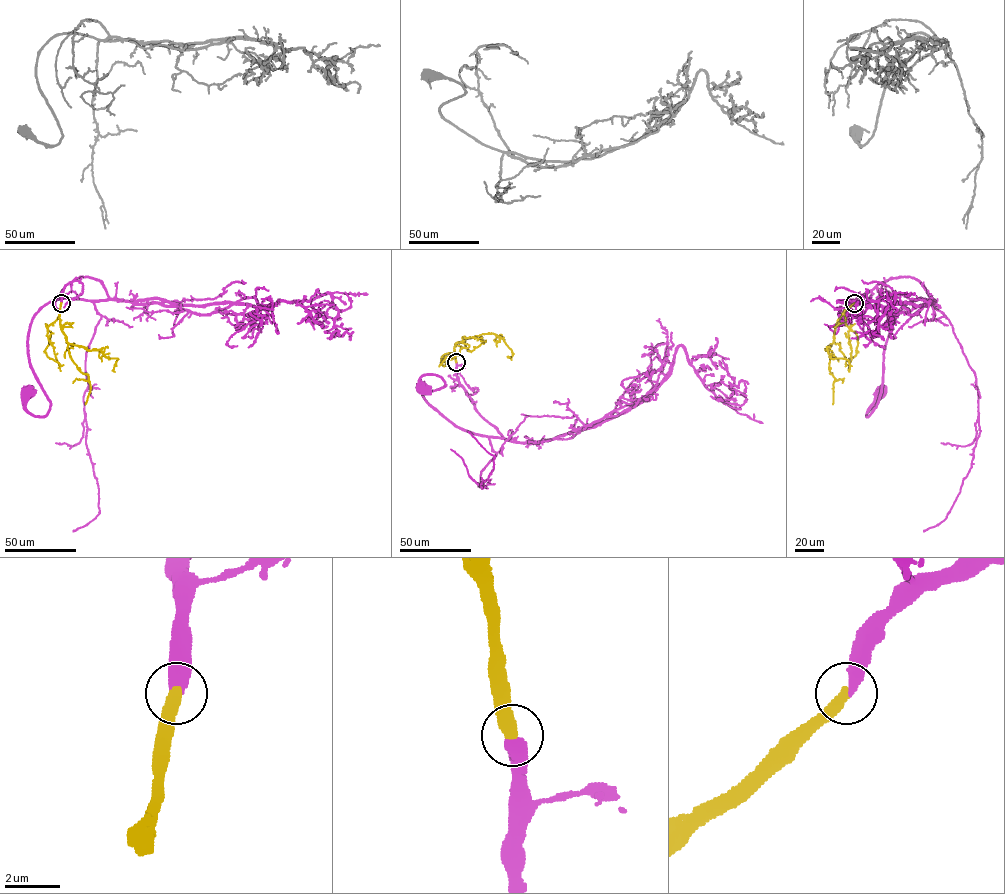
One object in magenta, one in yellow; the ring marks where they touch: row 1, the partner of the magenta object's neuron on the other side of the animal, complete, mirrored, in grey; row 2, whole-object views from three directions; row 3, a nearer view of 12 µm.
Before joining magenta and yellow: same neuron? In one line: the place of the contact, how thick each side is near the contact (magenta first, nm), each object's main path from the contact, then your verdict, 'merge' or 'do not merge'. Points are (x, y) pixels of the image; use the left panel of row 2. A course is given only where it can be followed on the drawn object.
at (61, 303); 480 nm thick on the magenta side, 460 nm on the other; magenta runs (61, 302), (80, 277), (108, 298), (57, 298), (35, 315), (28, 353), (45, 415), (26, 409), (28, 392); yellow runs (61, 302), (60, 323), (66, 341), (89, 350), (100, 349), (108, 358), (118, 359), (114, 371); merge

